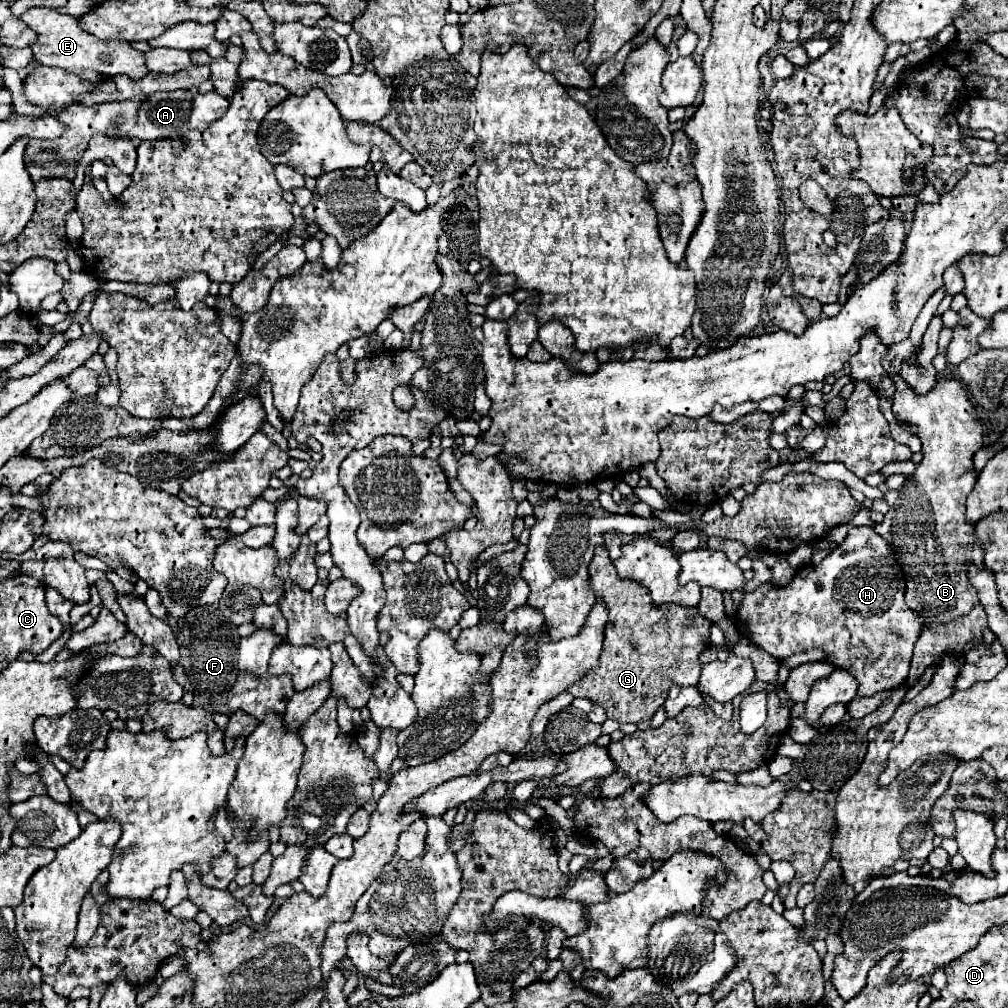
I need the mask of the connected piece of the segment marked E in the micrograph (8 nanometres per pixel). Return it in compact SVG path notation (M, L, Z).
M34 7L20 15L20 19L36 33L36 41L30 45L34 59L40 65L48 67L62 67L66 71L78 71L78 69L94 69L102 75L128 75L130 79L142 79L148 71L144 65L144 55L140 51L134 51L128 41L102 41L78 25L76 17L72 15L58 15L58 11Z

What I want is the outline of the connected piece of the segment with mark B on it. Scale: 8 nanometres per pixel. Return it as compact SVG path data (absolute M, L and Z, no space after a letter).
M898 373L892 375L892 381L896 385L894 415L900 423L918 427L924 457L898 491L884 495L890 511L882 523L874 523L874 529L902 561L908 593L922 597L924 607L918 609L918 615L924 619L924 629L940 627L970 613L978 601L966 579L966 563L970 559L970 563L982 565L984 551L978 547L974 525L966 521L966 497L978 477L972 457L982 447L982 427L962 381L936 377L936 385L926 395L918 395Z

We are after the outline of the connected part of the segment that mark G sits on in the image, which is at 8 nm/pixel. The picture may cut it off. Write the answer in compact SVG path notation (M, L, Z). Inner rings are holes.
M604 545L596 547L596 555L590 563L590 585L596 591L596 597L606 599L608 611L610 611L610 623L606 625L606 637L604 637L604 649L600 655L598 665L594 671L588 671L582 681L570 685L566 691L574 697L586 697L594 705L602 707L608 715L608 719L614 719L618 723L640 723L644 719L652 719L652 715L664 705L666 691L672 685L696 685L702 663L700 653L710 647L710 621L698 613L696 607L682 607L674 603L666 603L662 607L652 605L650 591L632 581L622 579L616 573L614 563L608 557L608 551Z

